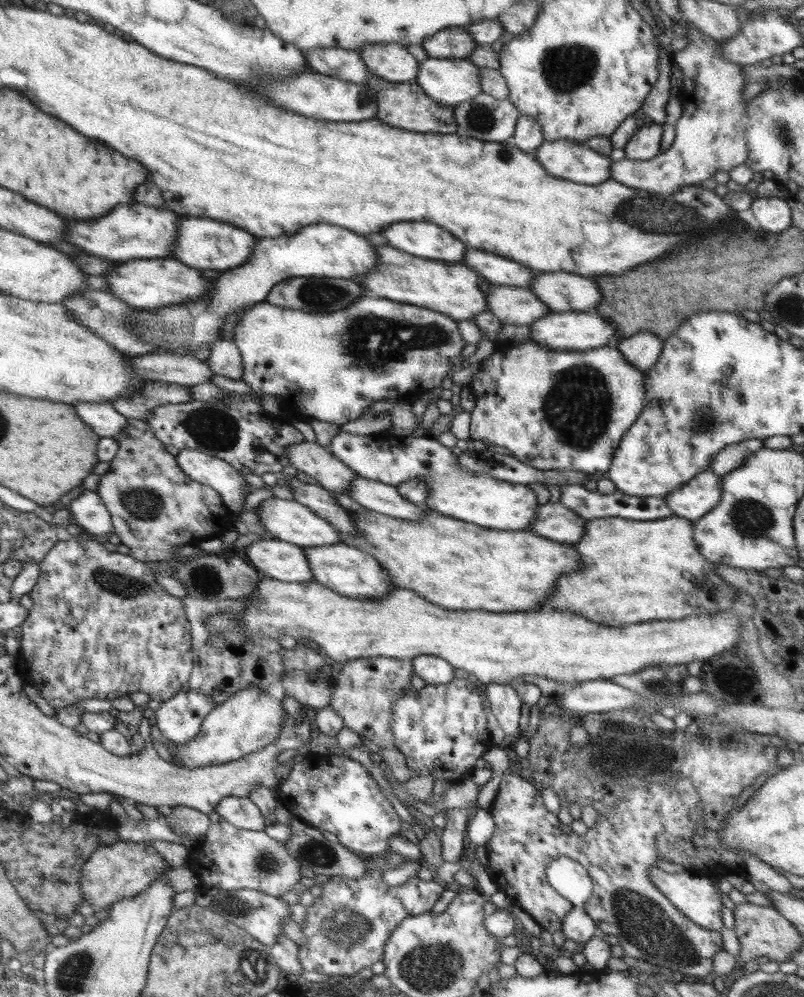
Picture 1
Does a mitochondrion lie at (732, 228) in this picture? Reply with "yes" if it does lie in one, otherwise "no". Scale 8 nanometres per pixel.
yes

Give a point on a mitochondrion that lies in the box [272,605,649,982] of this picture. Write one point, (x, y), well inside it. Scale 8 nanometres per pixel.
(345, 927)

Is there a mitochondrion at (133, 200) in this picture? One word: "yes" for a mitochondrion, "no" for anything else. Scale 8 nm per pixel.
no

